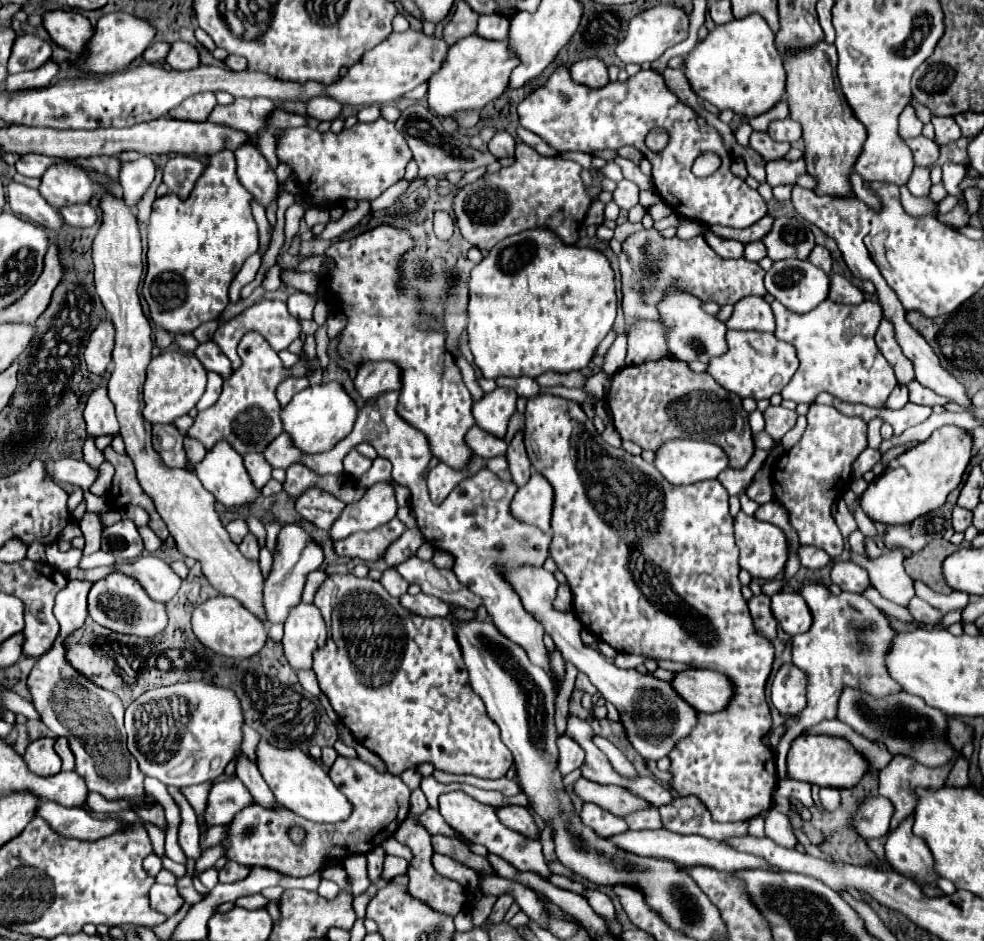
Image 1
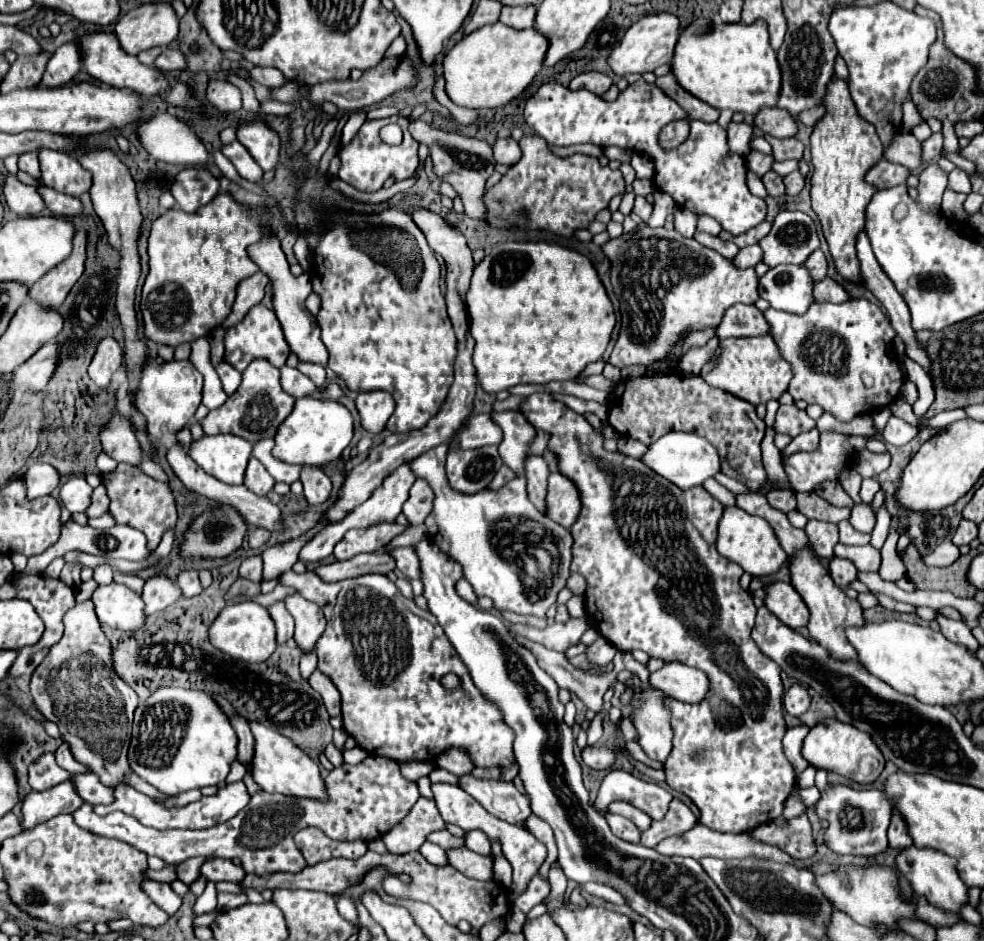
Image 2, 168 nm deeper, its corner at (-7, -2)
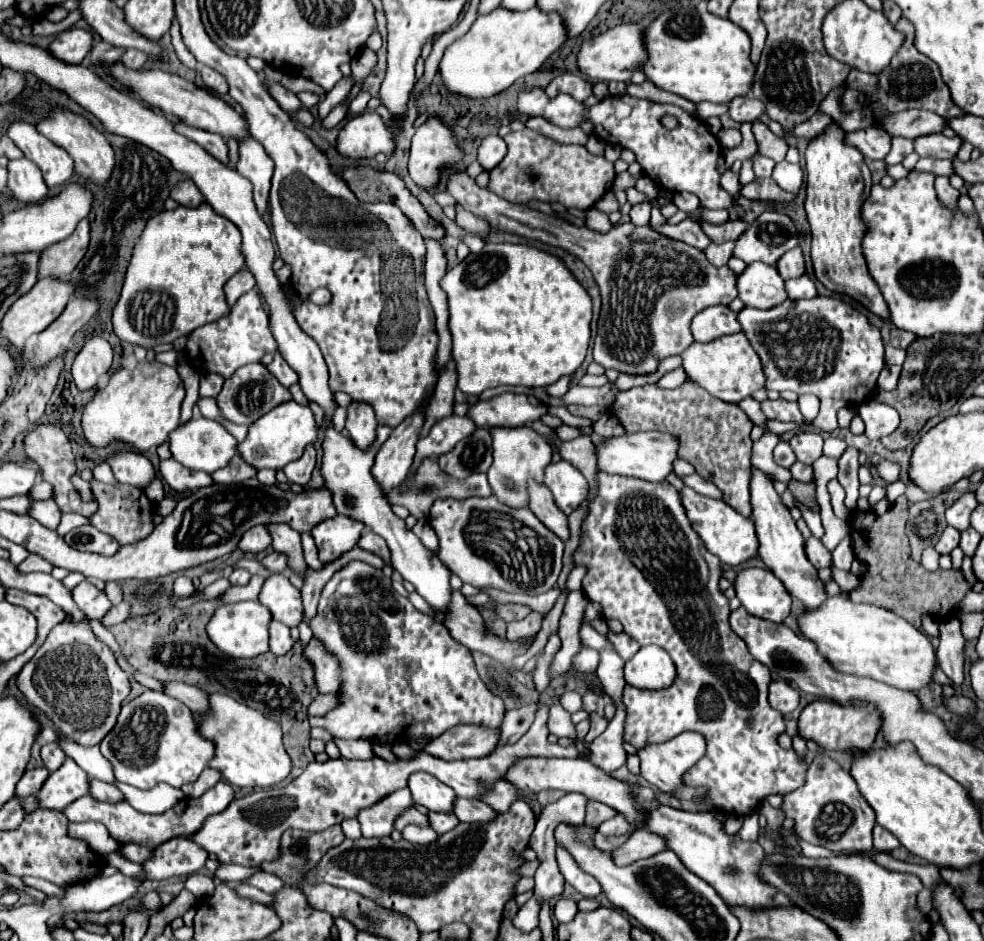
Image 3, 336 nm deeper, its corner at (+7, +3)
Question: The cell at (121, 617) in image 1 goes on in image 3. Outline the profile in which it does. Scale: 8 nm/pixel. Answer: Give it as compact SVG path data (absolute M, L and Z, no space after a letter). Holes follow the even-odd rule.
M82 581L78 587L72 589L72 599L74 599L74 603L78 605L80 611L84 611L90 619L96 619L96 621L102 621L102 617L112 607L108 595L100 589L96 589L88 581Z

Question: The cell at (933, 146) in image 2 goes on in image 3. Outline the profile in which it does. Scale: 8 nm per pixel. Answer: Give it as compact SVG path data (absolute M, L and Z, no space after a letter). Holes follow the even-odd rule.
M894 137L894 139L892 139L892 151L888 153L886 163L888 163L888 165L902 163L902 159L904 159L906 155L910 155L912 151L914 151L914 141L912 141L912 139L906 139L906 137Z

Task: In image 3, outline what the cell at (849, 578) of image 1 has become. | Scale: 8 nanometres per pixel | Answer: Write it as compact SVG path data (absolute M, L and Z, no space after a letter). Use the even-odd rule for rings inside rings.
M810 537L806 541L806 557L808 561L816 567L816 569L822 569L822 567L830 567L832 565L832 555L830 551L816 539L816 537Z

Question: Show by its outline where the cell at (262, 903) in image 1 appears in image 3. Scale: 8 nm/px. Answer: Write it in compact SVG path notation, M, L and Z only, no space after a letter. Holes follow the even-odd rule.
M196 873L196 875L190 875L184 883L184 887L188 891L192 891L192 895L196 899L206 899L206 897L212 897L212 891L214 891L214 883L212 883L212 877L206 875L206 873Z

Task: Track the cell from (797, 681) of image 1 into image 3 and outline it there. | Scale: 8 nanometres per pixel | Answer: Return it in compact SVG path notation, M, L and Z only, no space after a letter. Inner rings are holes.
M784 681L770 683L770 705L780 713L792 713L798 707L798 691Z

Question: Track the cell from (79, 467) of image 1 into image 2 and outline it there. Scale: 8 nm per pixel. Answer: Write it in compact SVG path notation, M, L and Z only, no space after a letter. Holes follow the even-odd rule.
M32 464L22 474L22 480L28 488L28 498L40 498L52 494L52 490L60 484L58 472L50 464Z

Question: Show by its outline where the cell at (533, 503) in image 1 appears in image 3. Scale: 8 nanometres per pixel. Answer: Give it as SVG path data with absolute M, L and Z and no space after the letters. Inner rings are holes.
M560 459L544 469L544 485L552 491L554 503L566 515L570 515L588 495L588 481L568 461Z

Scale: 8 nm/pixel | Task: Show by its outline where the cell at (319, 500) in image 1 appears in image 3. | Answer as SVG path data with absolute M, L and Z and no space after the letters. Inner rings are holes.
M306 449L304 457L288 463L284 467L284 473L286 473L290 483L298 483L298 485L304 487L310 481L314 465L316 465L316 449Z

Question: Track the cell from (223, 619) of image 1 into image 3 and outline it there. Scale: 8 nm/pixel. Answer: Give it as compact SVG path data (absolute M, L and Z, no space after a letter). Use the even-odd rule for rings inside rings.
M238 601L232 605L220 605L206 625L210 641L228 657L250 659L268 651L268 621L272 615L258 601Z

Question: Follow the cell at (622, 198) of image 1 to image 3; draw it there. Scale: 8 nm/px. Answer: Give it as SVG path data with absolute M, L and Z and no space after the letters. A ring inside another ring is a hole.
M646 201L632 205L632 209L630 209L630 221L634 225L648 225L648 221L650 221L650 209L652 209L652 205L646 203Z

